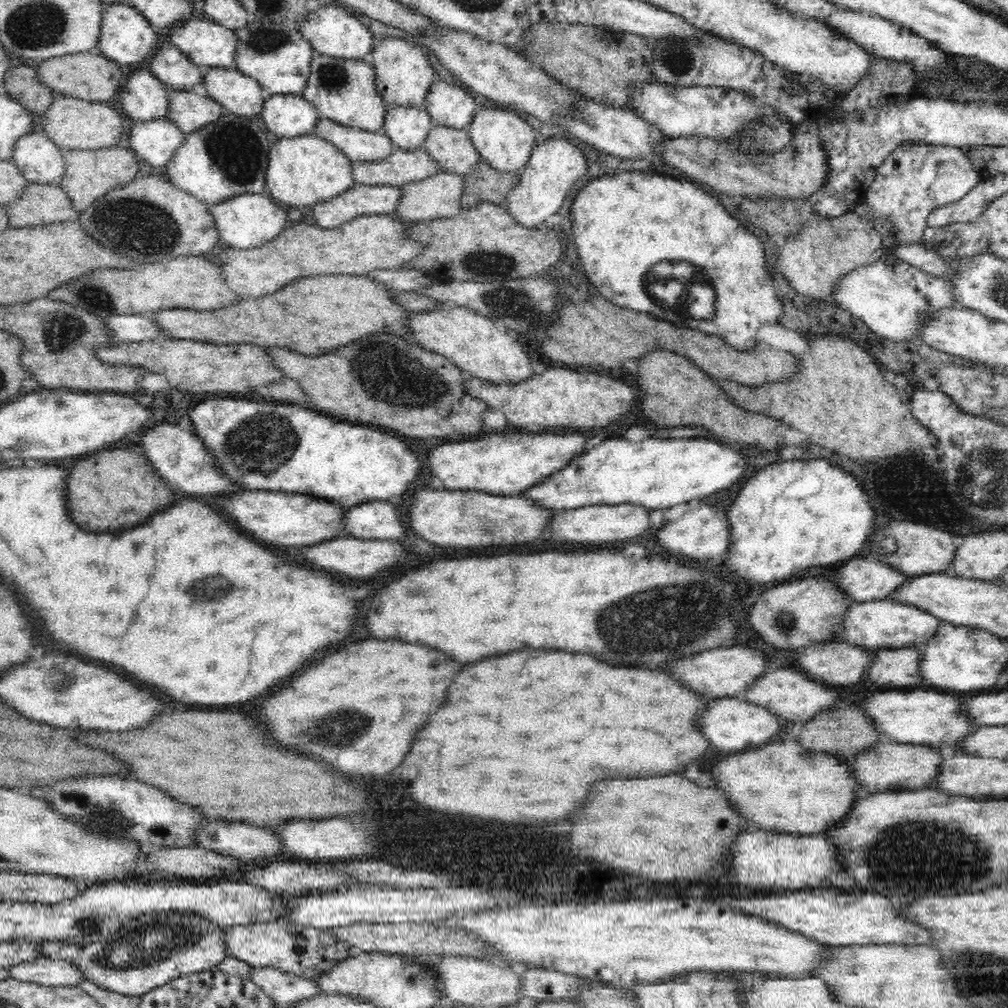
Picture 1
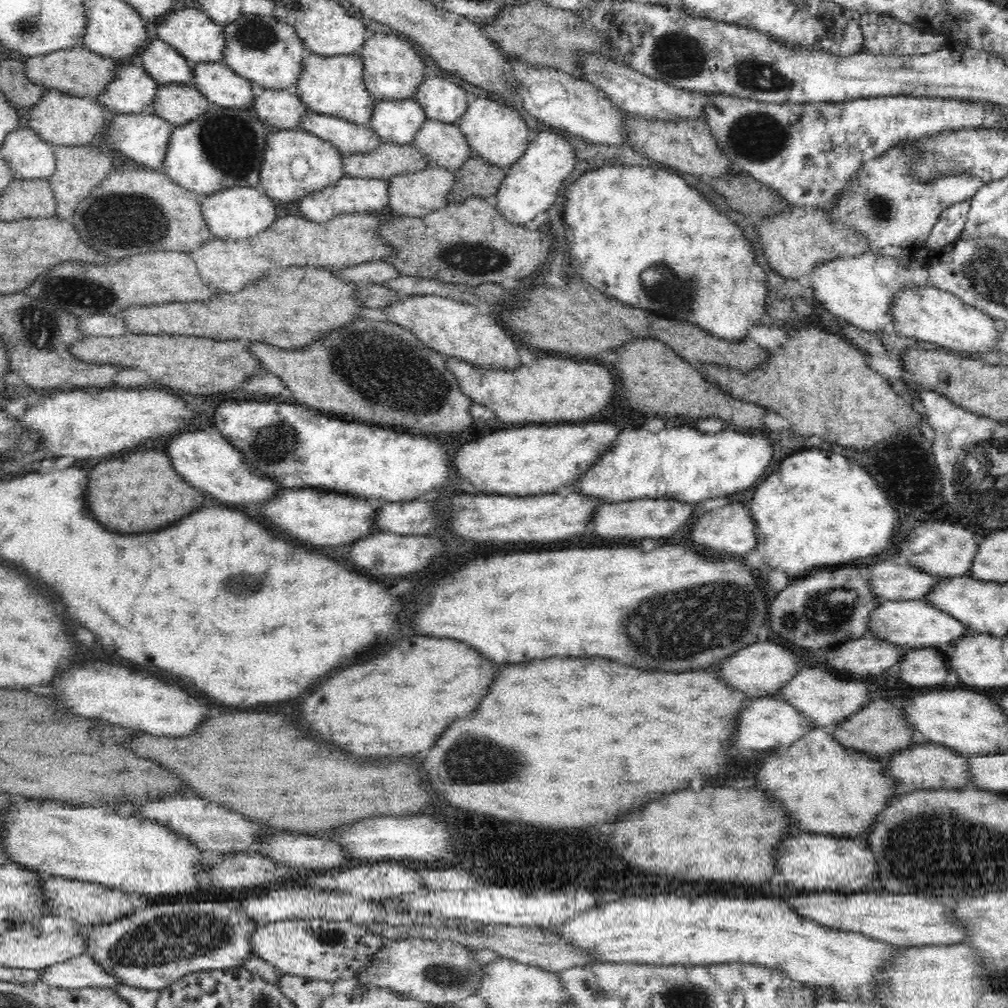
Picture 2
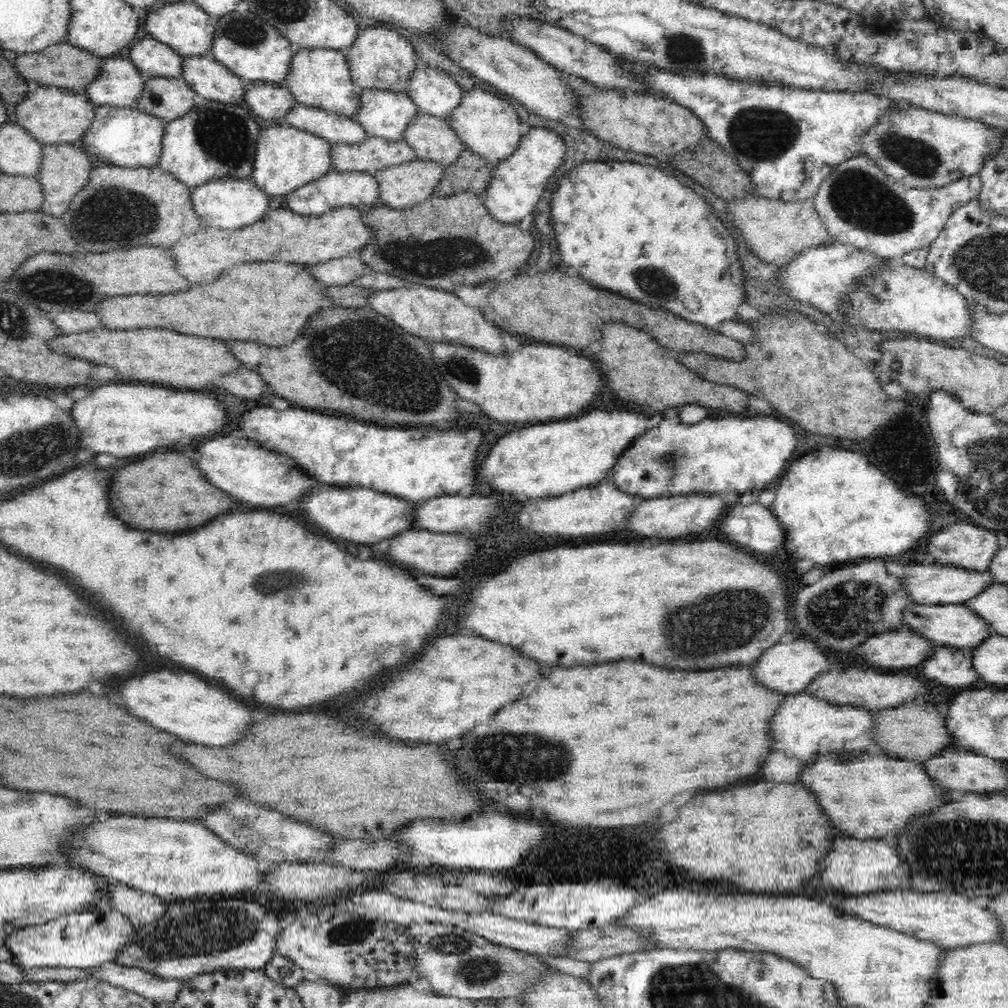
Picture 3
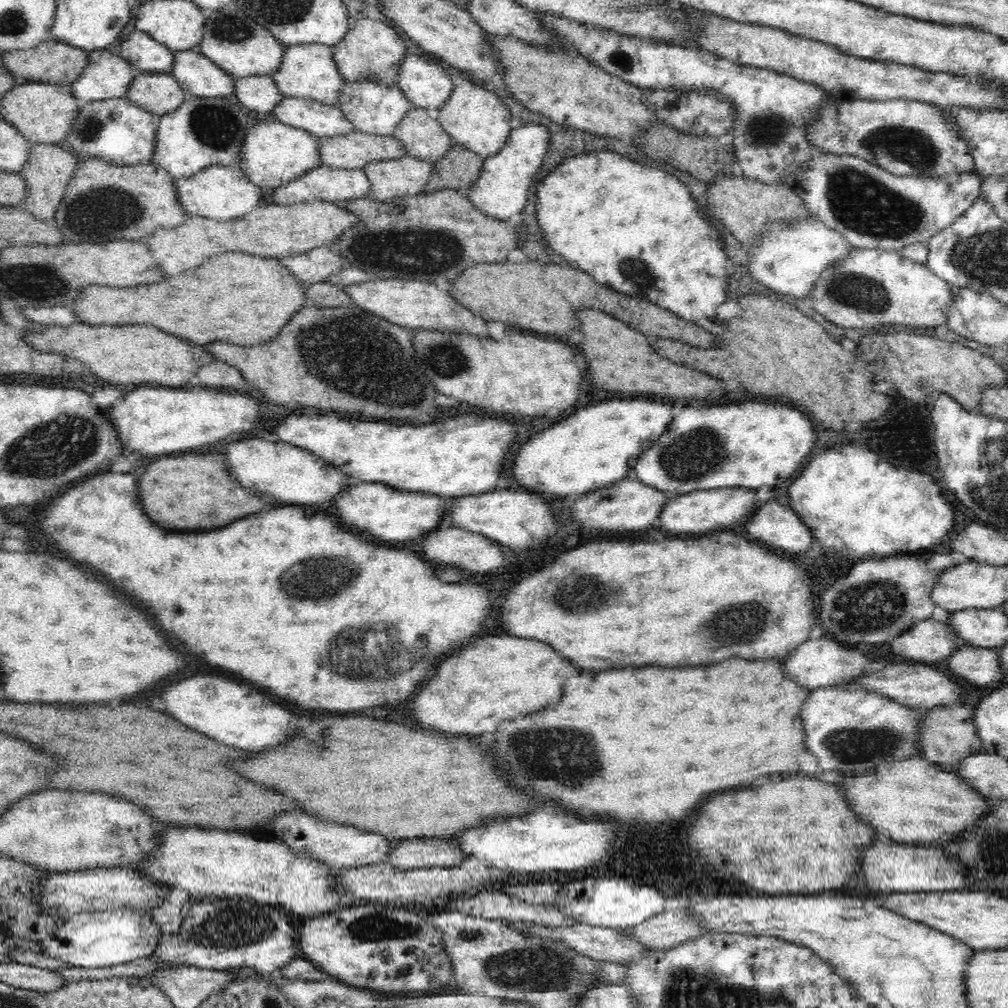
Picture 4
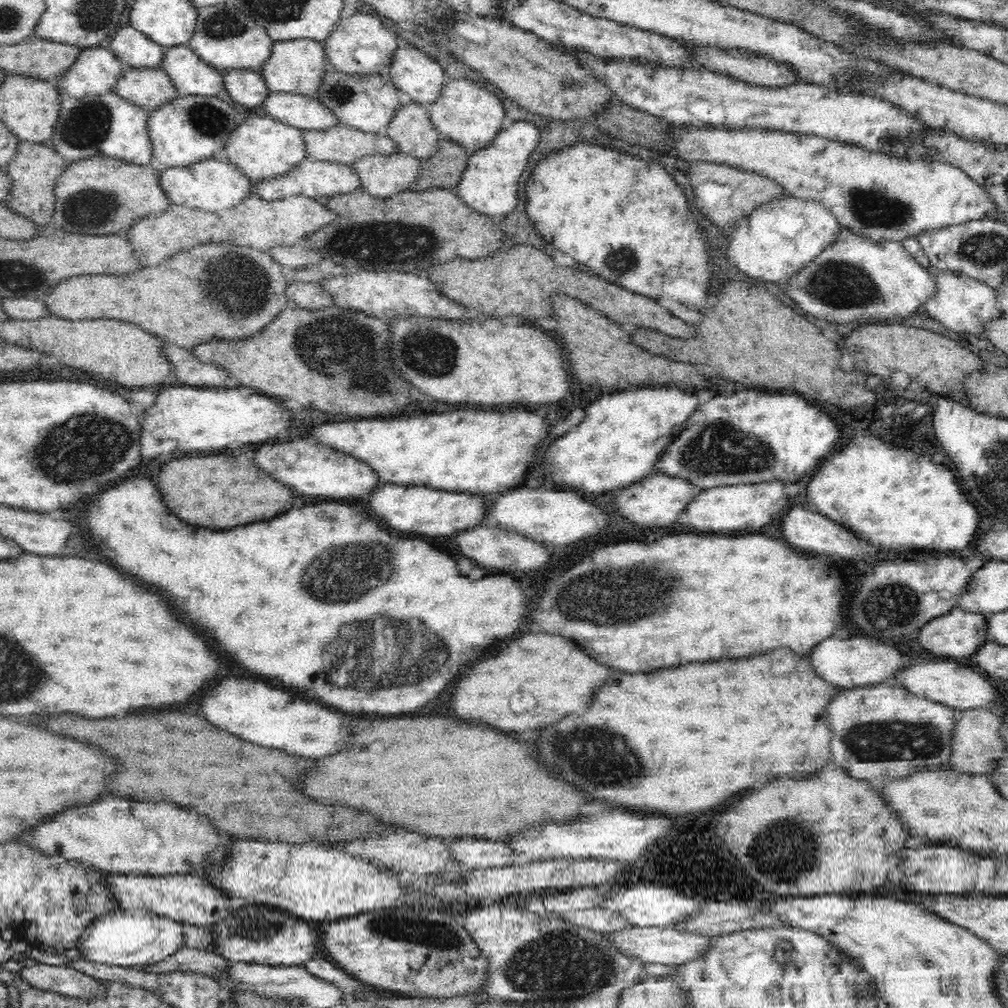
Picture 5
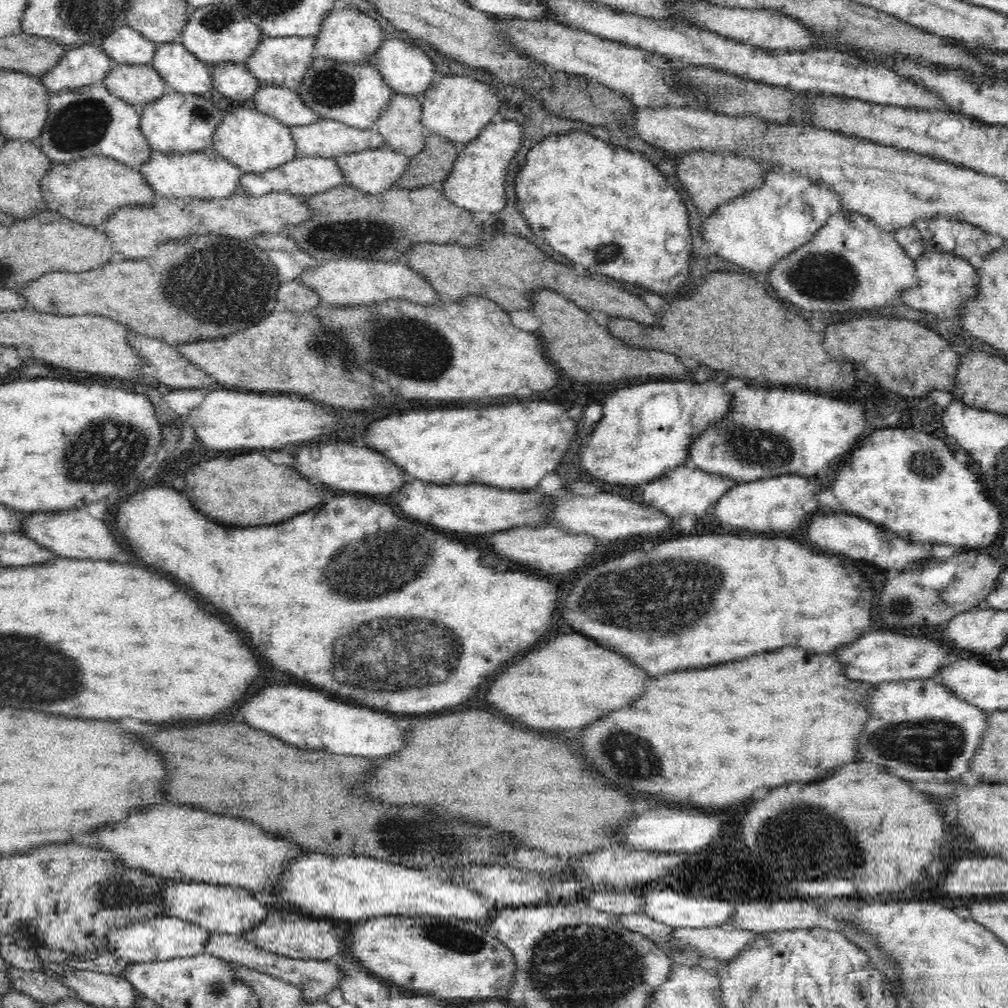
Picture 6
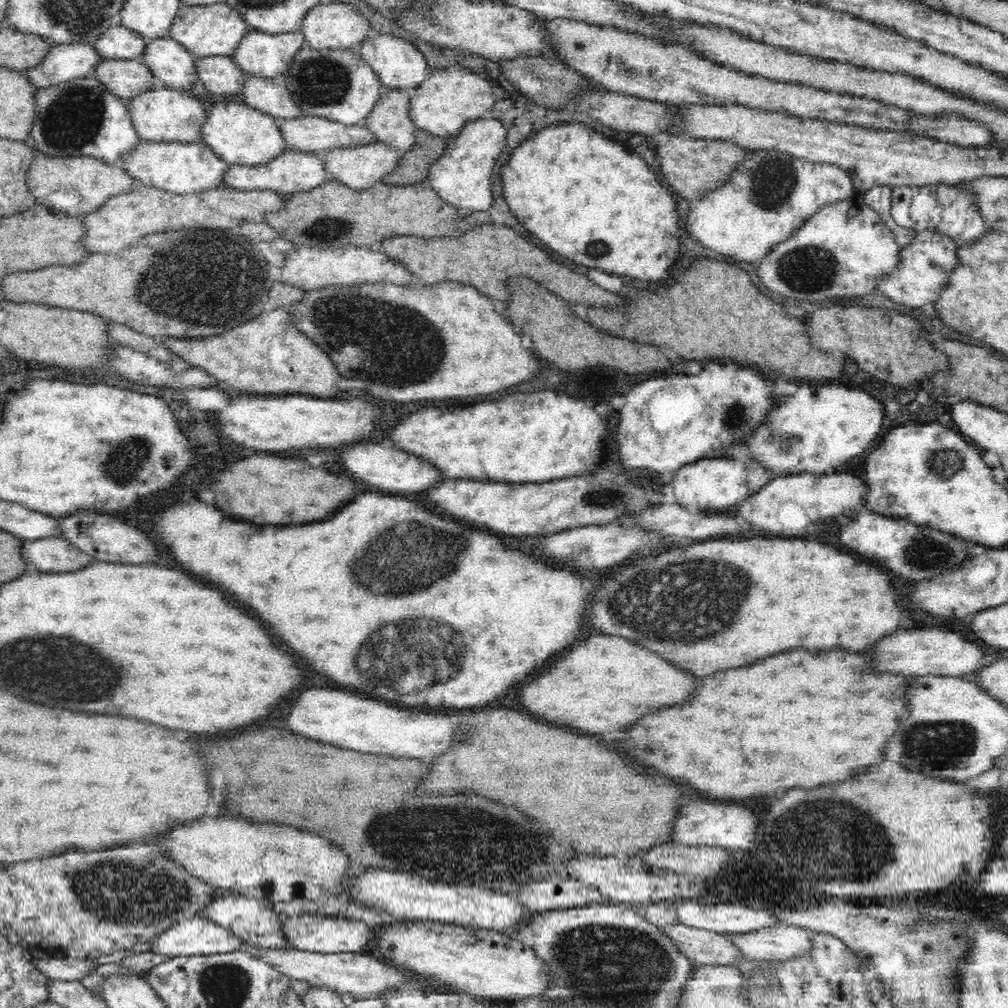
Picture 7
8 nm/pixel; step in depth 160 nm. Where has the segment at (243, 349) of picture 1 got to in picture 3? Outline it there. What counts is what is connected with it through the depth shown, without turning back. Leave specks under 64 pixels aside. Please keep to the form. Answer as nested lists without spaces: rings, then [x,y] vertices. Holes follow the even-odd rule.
[[[98,326],[72,334],[60,333],[47,345],[58,355],[72,354],[84,361],[113,368],[116,380],[138,380],[139,384],[184,390],[204,388],[212,382],[212,378],[232,372],[238,366],[220,340],[194,338],[175,330],[154,327],[120,330]]]

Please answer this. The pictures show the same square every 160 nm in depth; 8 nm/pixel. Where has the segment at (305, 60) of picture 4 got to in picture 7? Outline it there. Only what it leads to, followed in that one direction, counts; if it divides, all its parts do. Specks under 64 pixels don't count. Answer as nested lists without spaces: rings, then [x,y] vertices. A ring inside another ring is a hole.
[[[246,31],[231,57],[246,76],[281,80],[294,55],[304,46],[303,42],[301,31],[280,34]]]

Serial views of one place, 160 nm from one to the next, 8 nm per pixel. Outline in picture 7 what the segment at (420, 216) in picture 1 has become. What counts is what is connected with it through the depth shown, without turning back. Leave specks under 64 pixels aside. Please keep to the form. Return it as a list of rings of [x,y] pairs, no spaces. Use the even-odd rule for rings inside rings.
[[[378,140],[365,145],[331,148],[322,152],[327,180],[338,181],[352,190],[364,190],[380,182],[397,165],[400,153]]]

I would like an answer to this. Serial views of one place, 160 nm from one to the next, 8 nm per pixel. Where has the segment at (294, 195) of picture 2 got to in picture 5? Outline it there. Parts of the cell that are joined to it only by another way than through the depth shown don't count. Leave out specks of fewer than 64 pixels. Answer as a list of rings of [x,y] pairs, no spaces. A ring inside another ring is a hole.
[[[254,114],[240,120],[230,131],[230,136],[224,143],[224,149],[230,163],[235,164],[250,182],[258,182],[287,173],[293,166],[302,162],[305,158],[302,133],[299,128],[275,121],[268,115]]]

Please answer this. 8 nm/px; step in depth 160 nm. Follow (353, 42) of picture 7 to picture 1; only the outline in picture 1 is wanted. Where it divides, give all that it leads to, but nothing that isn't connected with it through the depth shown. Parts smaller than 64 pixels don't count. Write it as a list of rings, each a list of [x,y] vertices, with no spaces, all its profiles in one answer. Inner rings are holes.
[[[386,36],[380,45],[371,51],[369,61],[375,70],[375,85],[388,108],[398,105],[412,107],[425,102],[430,87],[434,84],[434,67],[430,64],[423,47],[406,38]]]

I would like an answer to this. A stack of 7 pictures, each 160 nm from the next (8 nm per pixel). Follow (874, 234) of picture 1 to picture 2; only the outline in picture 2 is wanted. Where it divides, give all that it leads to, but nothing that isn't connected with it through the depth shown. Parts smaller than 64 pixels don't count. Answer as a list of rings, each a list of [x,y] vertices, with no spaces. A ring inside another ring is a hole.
[[[792,207],[774,216],[774,220],[764,220],[758,230],[768,263],[787,279],[805,282],[818,265],[872,253],[870,245],[862,236],[831,221],[827,213],[818,207]]]

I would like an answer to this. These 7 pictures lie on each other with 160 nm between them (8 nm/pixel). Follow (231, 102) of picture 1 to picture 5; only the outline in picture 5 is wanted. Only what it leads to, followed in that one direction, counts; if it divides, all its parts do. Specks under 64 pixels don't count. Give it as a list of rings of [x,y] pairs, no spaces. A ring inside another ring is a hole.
[[[188,44],[165,48],[160,68],[170,77],[176,97],[223,96],[222,73],[206,64]]]

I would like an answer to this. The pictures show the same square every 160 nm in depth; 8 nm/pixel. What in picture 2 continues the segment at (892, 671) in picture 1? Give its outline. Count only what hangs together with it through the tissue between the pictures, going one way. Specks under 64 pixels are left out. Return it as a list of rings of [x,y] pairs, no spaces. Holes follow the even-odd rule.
[[[934,647],[904,650],[898,660],[896,680],[904,680],[910,686],[936,686],[951,684],[944,653]]]

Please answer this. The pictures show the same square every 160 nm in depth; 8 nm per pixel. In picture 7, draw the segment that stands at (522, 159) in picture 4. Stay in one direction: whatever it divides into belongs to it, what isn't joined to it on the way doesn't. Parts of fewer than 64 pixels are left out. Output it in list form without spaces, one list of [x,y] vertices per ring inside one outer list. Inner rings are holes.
[[[485,115],[468,121],[452,138],[446,140],[440,158],[429,166],[427,185],[456,209],[486,210],[492,204],[490,177],[500,150],[504,148],[504,142],[506,130],[498,120],[492,120]]]

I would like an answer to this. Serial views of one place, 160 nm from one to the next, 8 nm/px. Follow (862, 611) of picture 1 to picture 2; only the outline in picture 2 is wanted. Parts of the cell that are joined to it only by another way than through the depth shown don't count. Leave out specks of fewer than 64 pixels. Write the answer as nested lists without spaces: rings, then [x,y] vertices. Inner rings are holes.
[[[926,599],[914,601],[884,601],[873,610],[872,620],[869,621],[868,636],[885,639],[907,649],[934,647],[941,652],[956,644],[966,632],[970,632],[965,623],[952,618],[946,611],[933,607]]]

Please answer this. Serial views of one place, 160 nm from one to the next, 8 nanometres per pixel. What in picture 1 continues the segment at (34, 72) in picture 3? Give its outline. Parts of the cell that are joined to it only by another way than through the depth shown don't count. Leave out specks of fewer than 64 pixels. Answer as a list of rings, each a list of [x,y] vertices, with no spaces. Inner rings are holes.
[[[97,47],[85,53],[67,54],[41,61],[37,66],[39,80],[56,95],[70,96],[90,102],[108,102],[121,89],[122,67],[99,52]]]

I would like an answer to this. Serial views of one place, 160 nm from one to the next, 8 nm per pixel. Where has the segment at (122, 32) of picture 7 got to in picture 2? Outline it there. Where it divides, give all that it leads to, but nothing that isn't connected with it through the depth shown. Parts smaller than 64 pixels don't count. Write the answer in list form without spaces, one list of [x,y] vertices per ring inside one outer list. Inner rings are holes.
[[[160,39],[142,52],[144,70],[158,83],[192,84],[193,68],[189,62],[172,46]]]

